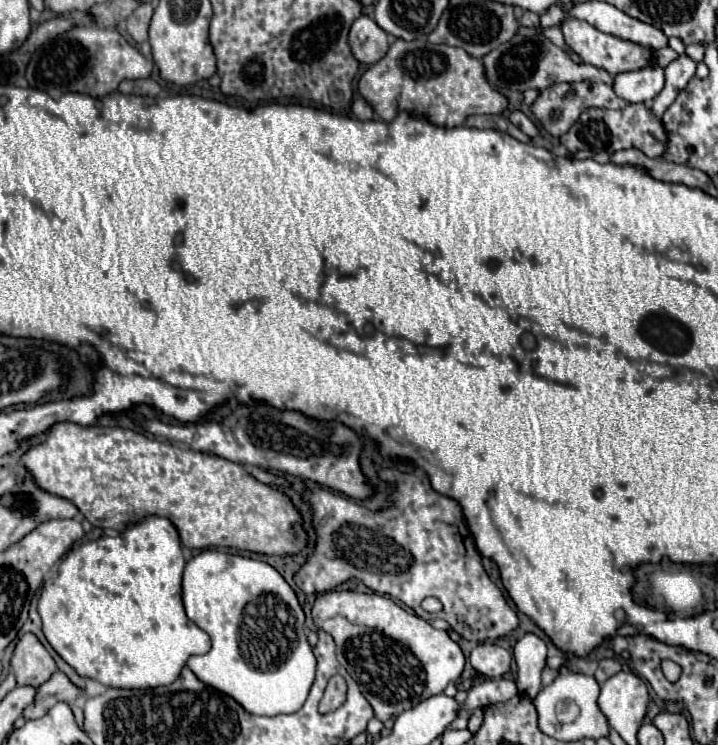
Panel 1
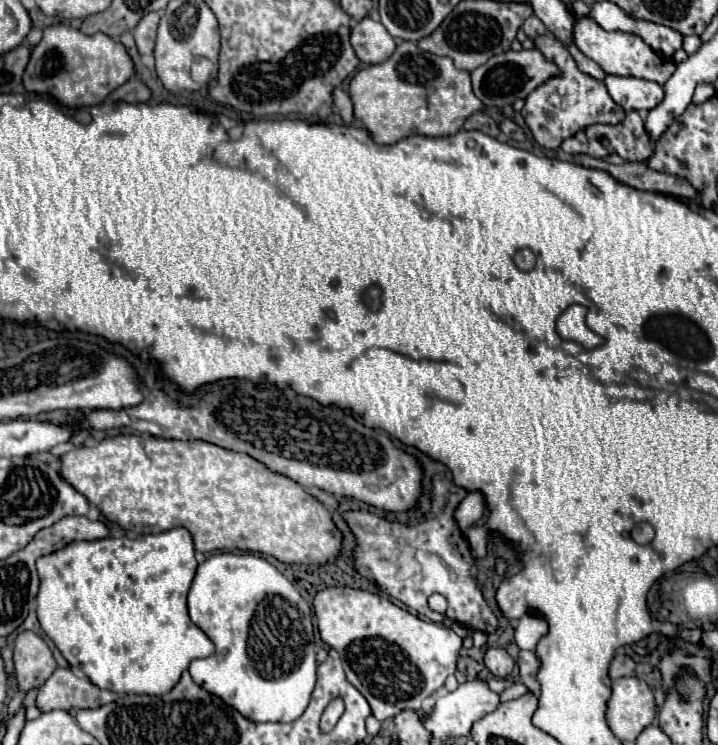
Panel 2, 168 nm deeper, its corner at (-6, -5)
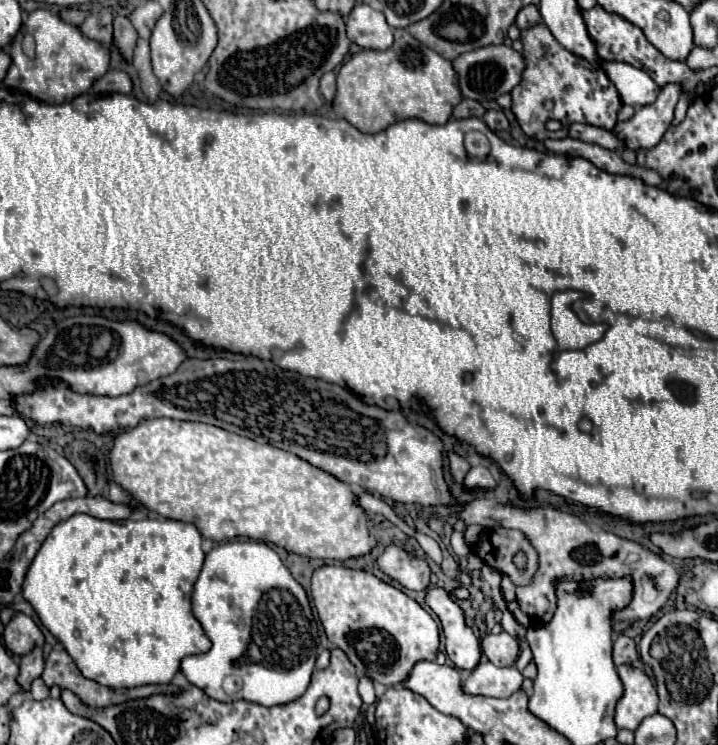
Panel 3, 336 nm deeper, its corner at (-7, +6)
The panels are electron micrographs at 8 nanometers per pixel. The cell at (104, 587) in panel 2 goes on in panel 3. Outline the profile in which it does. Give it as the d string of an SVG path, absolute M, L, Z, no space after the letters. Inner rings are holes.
M77 514L57 524L45 538L27 570L23 596L31 602L43 626L65 646L85 678L109 688L169 684L185 656L211 648L209 636L191 612L193 584L205 560L201 540L197 526L169 518L111 522Z

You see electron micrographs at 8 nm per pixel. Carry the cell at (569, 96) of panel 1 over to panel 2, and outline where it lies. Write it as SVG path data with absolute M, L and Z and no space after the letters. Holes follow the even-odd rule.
M540 35L534 39L534 47L544 55L544 59L560 67L560 75L554 75L552 79L548 79L548 83L536 87L536 91L532 91L532 95L528 95L524 101L522 115L538 145L556 151L564 139L572 137L576 131L592 123L616 125L620 123L620 119L624 119L624 109L618 103L614 103L604 83L592 79L590 75L584 75L560 41L556 41L552 35Z

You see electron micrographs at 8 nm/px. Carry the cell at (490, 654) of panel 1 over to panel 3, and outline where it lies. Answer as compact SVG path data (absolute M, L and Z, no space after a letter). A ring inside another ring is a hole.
M507 632L501 634L487 634L481 642L485 656L495 664L495 666L513 666L517 656L519 656L519 644L513 636Z

